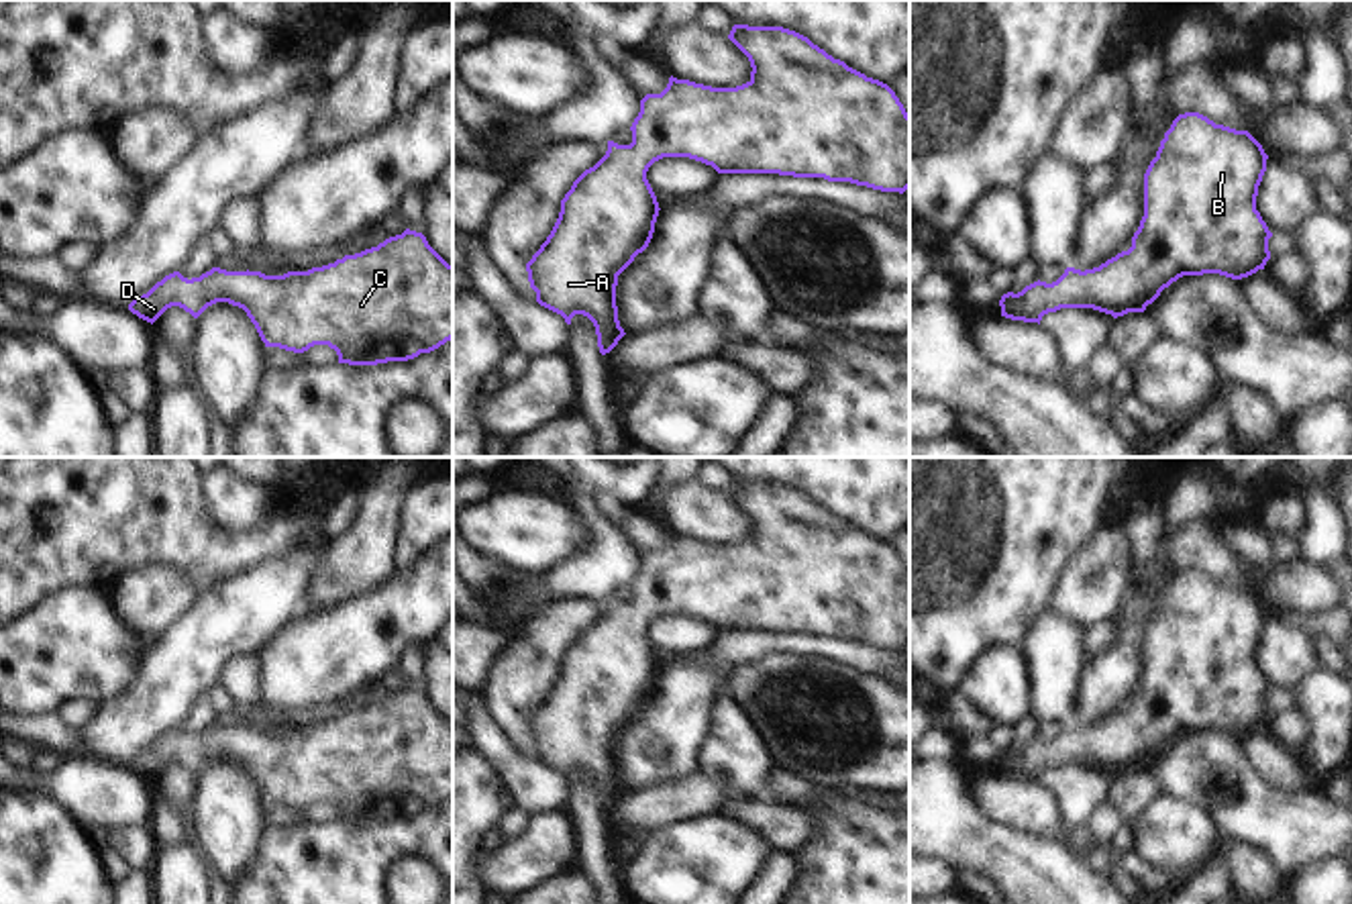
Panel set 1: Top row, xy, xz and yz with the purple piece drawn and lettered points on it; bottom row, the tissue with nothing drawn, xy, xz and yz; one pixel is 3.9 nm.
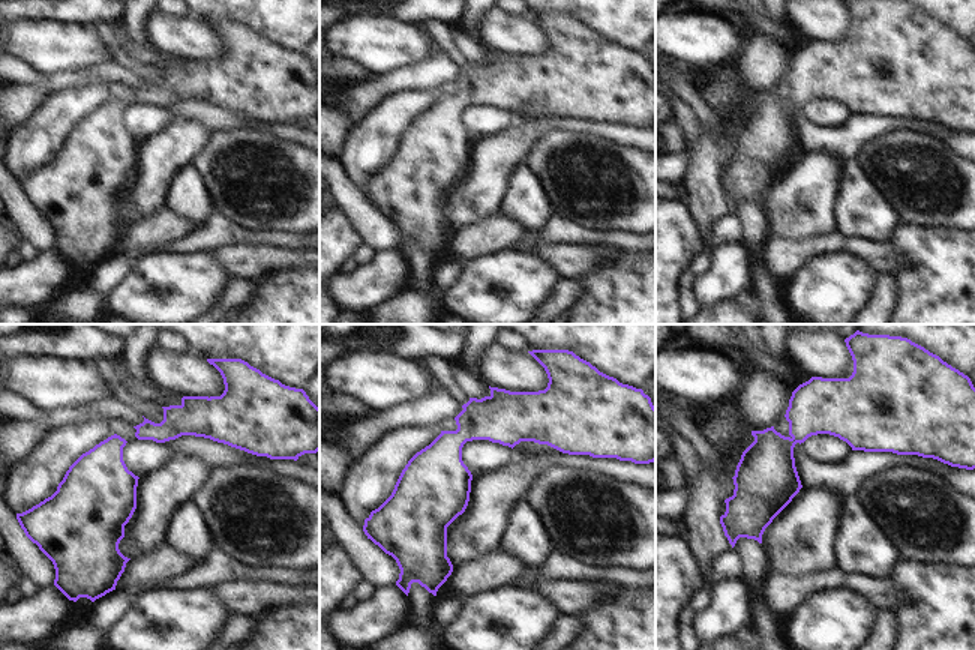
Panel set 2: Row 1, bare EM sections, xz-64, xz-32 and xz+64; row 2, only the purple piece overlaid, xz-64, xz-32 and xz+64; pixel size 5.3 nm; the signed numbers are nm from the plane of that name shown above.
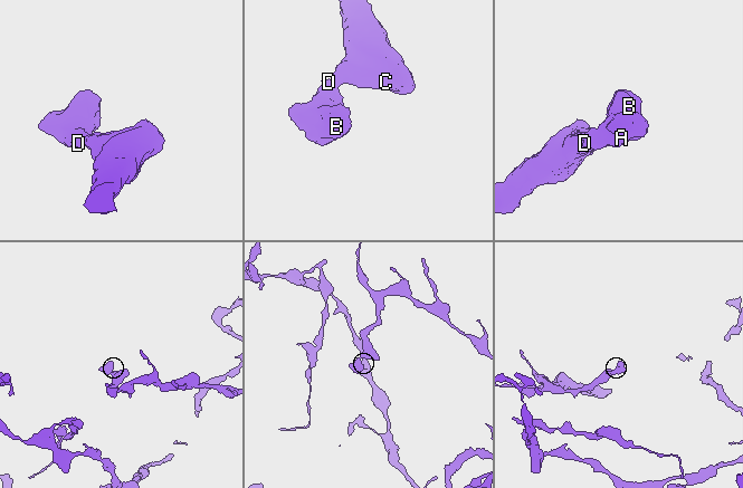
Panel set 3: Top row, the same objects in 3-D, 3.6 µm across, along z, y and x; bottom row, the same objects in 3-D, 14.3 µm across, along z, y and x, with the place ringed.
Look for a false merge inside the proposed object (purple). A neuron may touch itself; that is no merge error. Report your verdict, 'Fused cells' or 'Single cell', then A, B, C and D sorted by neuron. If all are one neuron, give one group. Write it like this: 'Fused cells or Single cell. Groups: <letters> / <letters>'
Single cell. Groups: A B C D

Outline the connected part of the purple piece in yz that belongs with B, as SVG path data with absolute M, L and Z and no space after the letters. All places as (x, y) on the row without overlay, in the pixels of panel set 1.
M1199 569L1179 571L1144 631L1144 673L1132 704L1099 724L1067 724L1052 741L1038 737L1018 751L1003 751L1001 773L1040 782L1044 771L1060 765L1093 765L1117 775L1144 769L1183 733L1219 731L1242 737L1264 726L1272 690L1256 667L1256 653L1266 616L1248 588L1215 582Z

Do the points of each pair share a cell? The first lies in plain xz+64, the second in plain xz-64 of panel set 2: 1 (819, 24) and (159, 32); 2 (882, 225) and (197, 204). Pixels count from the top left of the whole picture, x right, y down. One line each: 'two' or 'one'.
1: one
2: one

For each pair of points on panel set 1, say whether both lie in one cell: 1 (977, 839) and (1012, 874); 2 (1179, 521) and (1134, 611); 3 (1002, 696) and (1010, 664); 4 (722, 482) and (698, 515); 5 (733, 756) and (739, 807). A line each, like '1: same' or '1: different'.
1: same
2: different
3: same
4: different
5: different

